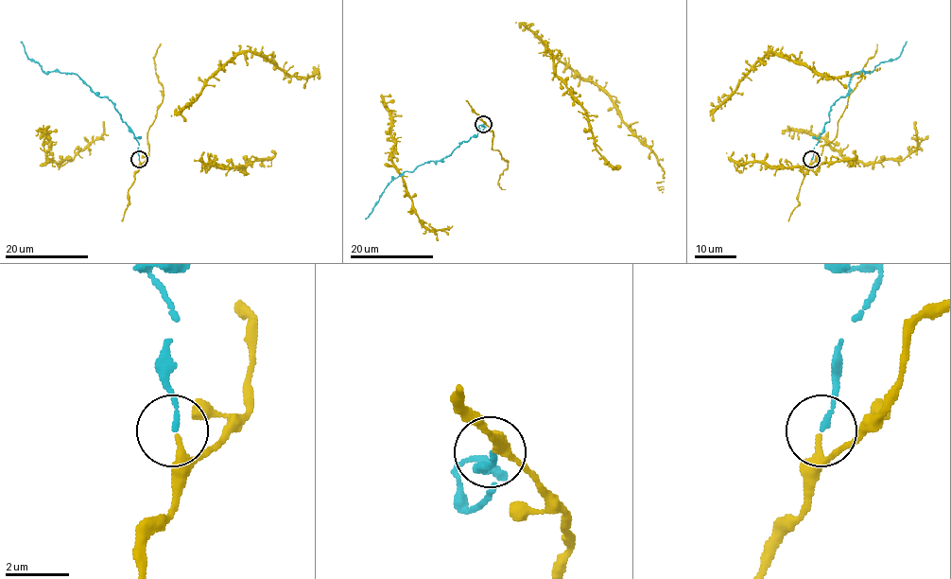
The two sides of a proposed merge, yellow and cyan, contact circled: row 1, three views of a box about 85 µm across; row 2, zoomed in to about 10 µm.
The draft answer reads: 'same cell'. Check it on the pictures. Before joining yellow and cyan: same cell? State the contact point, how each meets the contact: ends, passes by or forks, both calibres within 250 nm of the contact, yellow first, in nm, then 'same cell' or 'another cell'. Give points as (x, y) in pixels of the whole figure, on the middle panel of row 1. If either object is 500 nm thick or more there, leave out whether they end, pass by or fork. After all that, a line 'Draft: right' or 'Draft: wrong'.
place (483, 124); yellow passes by; cyan ends; calibres 180 and 150 nm; same cell
Draft: right

